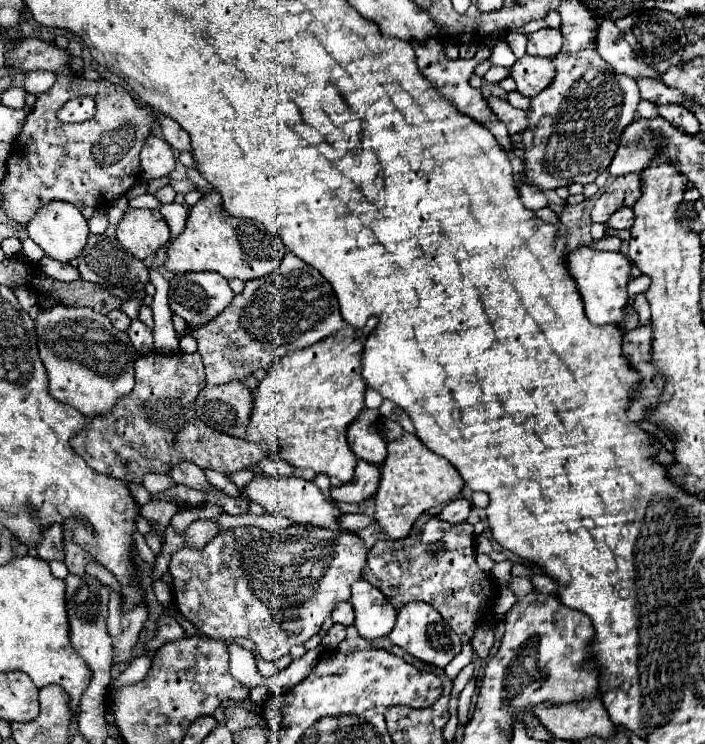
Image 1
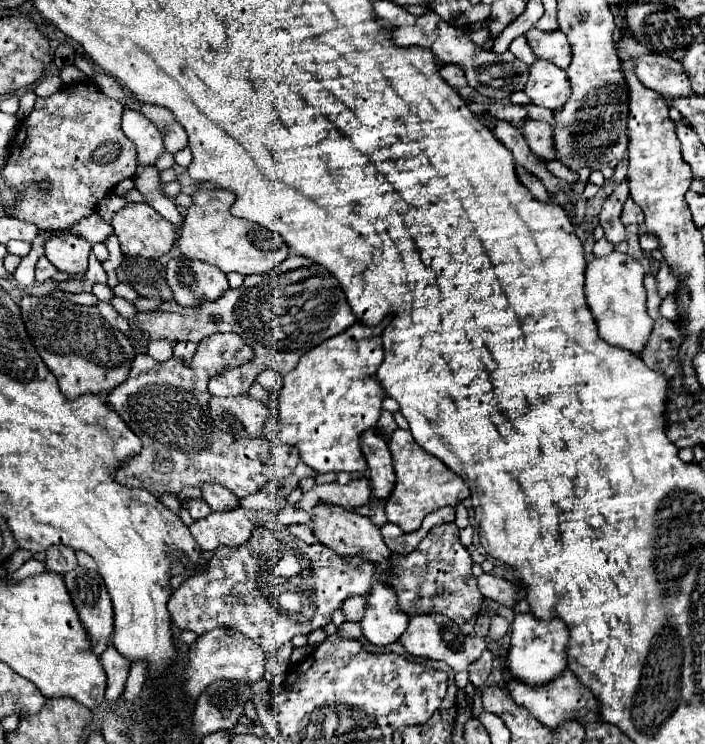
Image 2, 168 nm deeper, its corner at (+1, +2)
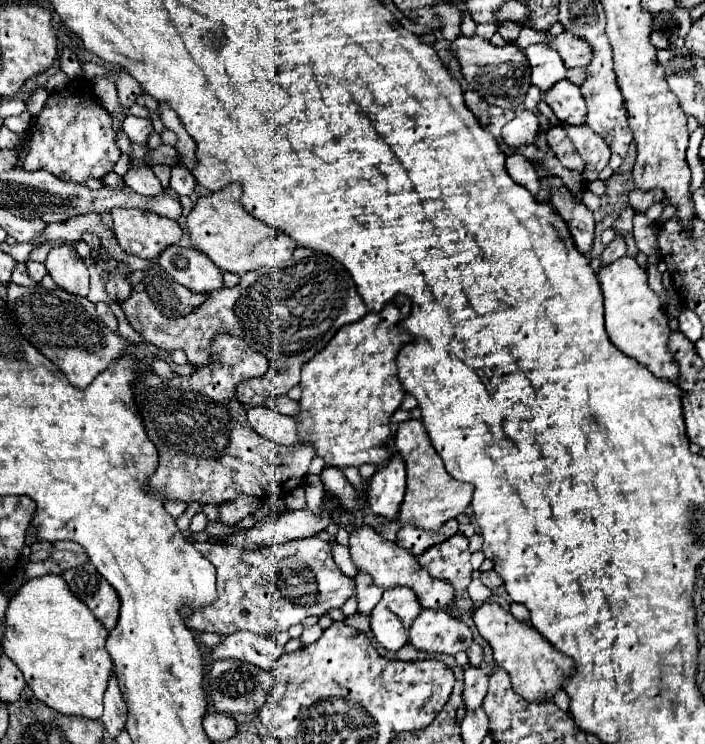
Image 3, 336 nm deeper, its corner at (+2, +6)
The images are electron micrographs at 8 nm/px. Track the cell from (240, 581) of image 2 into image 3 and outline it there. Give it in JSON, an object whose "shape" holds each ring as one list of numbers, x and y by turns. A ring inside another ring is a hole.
{"shape":[[301,538,289,540,279,546,259,546,259,548,237,548,229,542,195,542,197,550,209,558,217,568,217,600,201,610,181,608,183,622,187,628,217,632,221,636,233,634,237,630,251,630,259,636,277,636,289,626,303,622,309,616,323,616,331,608,341,608,355,592,355,580,345,576,331,558,331,548,321,538]]}

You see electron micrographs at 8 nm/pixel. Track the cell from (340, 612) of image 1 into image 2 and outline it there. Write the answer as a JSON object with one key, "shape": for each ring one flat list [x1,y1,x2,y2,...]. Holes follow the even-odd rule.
{"shape":[[350,596,344,600,344,606,342,606,346,620,352,620,352,622,362,620,364,608,366,608,366,596]]}

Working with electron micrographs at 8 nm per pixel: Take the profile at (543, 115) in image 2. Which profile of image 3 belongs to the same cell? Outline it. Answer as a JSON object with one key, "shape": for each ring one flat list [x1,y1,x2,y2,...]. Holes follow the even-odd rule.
{"shape":[[559,120,559,126,571,138,571,142,577,148,577,154,583,158,587,170,601,172,607,166,607,162,611,158,611,152,607,148,605,140,601,140,601,136,597,136,587,124,571,126,571,124,565,124,565,122]]}

